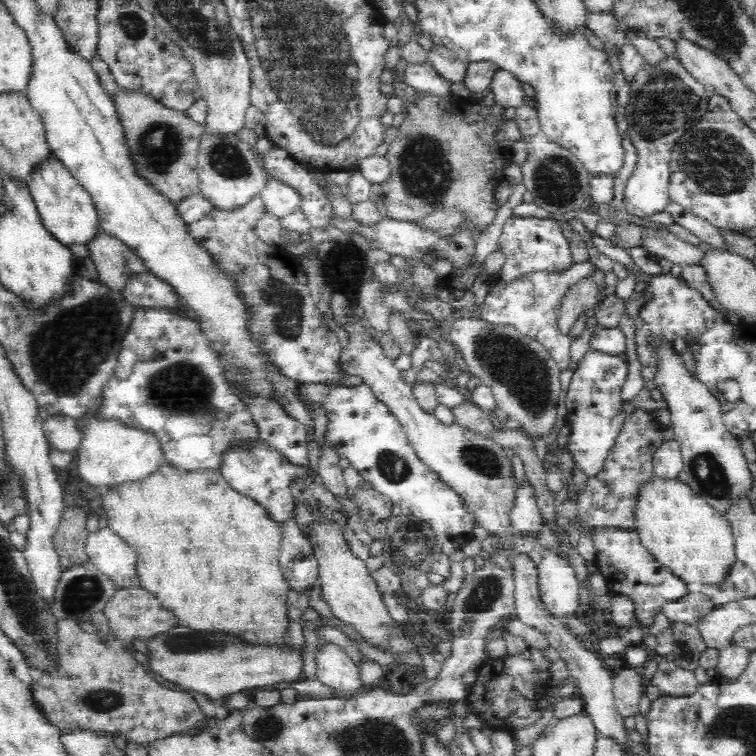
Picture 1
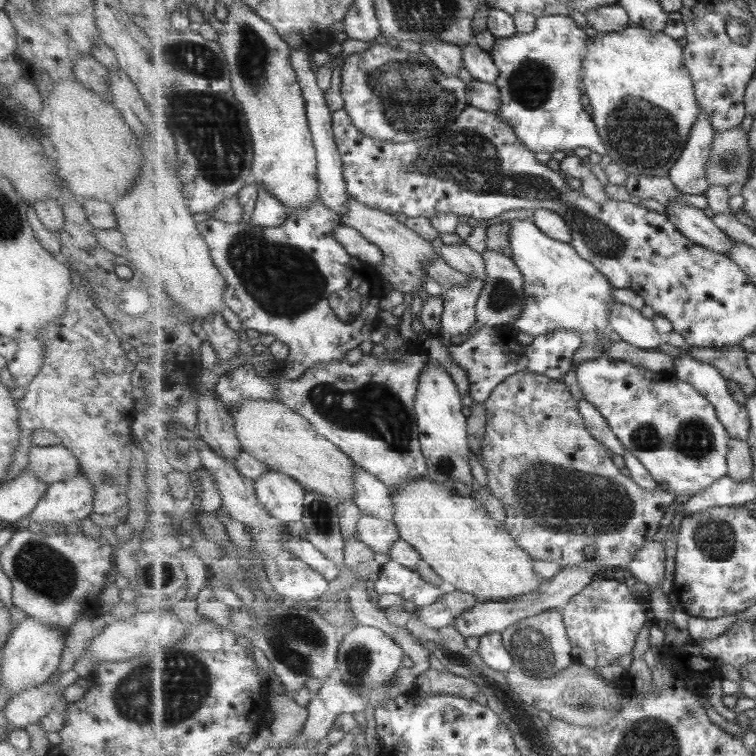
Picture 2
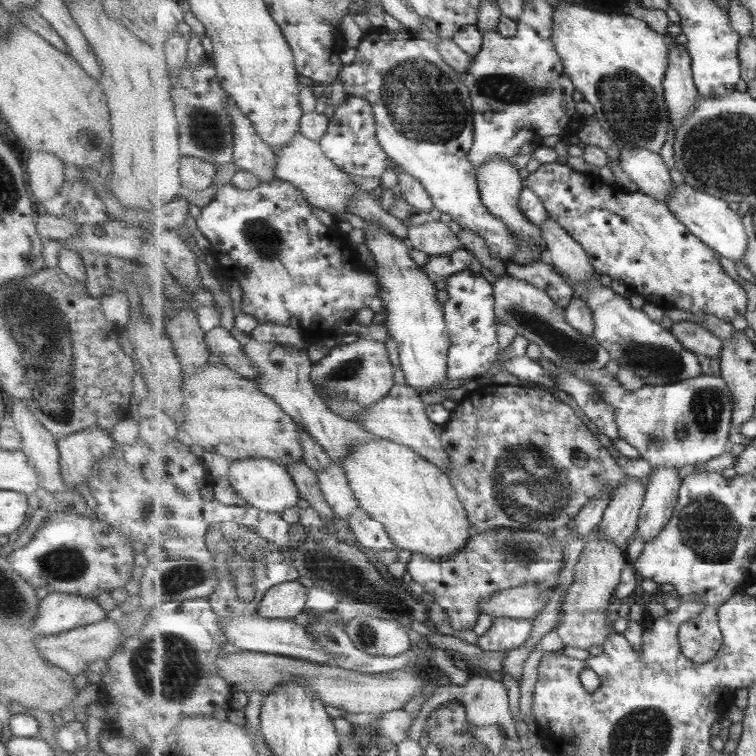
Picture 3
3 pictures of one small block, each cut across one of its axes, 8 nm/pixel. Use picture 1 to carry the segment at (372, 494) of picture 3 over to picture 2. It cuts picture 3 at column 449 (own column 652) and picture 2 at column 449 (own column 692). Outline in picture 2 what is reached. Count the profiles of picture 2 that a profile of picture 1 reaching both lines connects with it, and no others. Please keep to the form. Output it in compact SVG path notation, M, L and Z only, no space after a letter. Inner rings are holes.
M430 476L410 480L392 492L395 505L395 524L399 536L411 544L423 560L444 581L455 587L456 591L467 592L475 596L478 603L496 601L507 603L524 595L537 591L545 585L546 578L535 572L535 560L527 553L509 533L508 526L493 520L487 507L473 497L463 497L451 488L435 484Z

